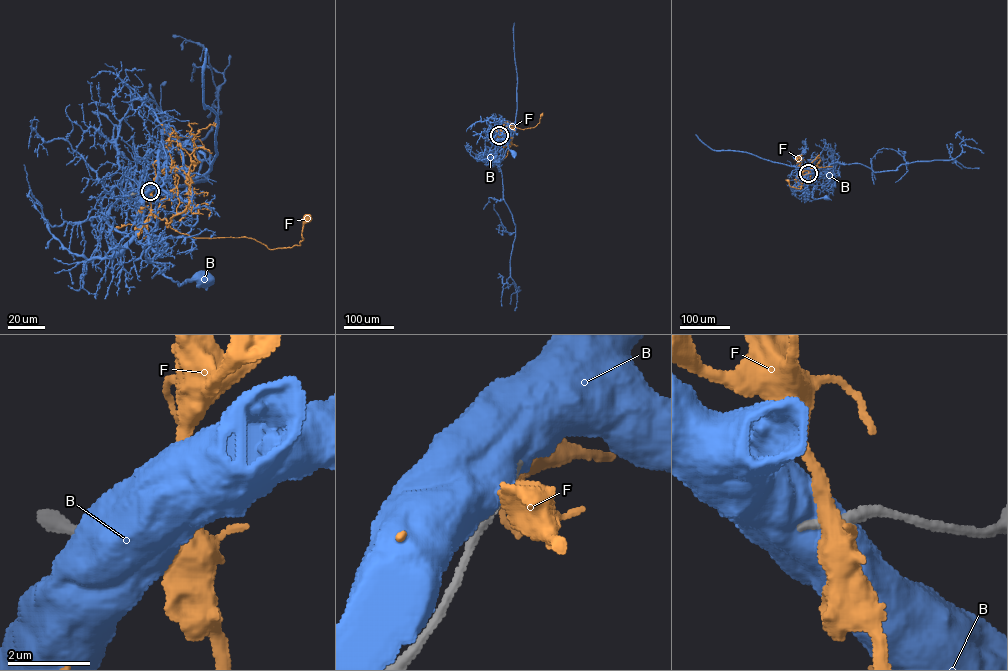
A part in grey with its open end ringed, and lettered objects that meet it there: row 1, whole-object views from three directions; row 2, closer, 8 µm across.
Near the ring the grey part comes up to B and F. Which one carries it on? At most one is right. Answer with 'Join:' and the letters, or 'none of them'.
Join: none of them

